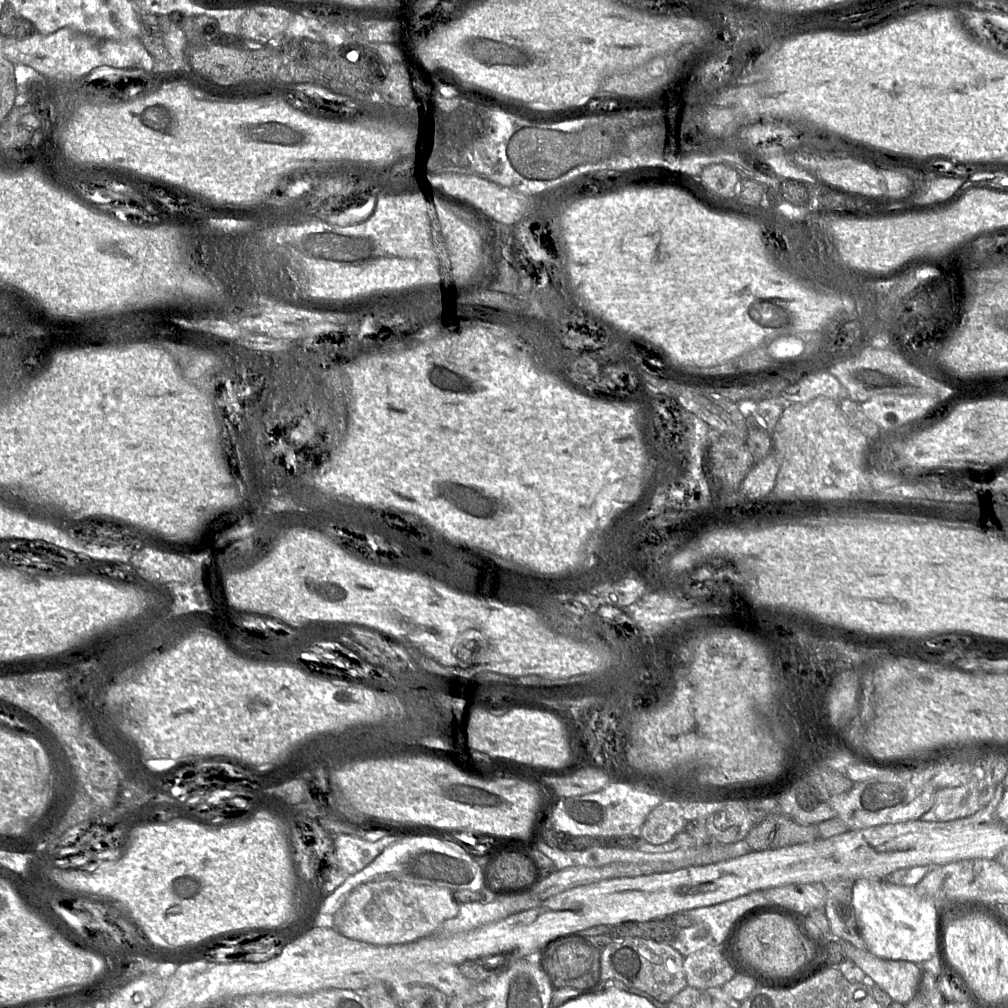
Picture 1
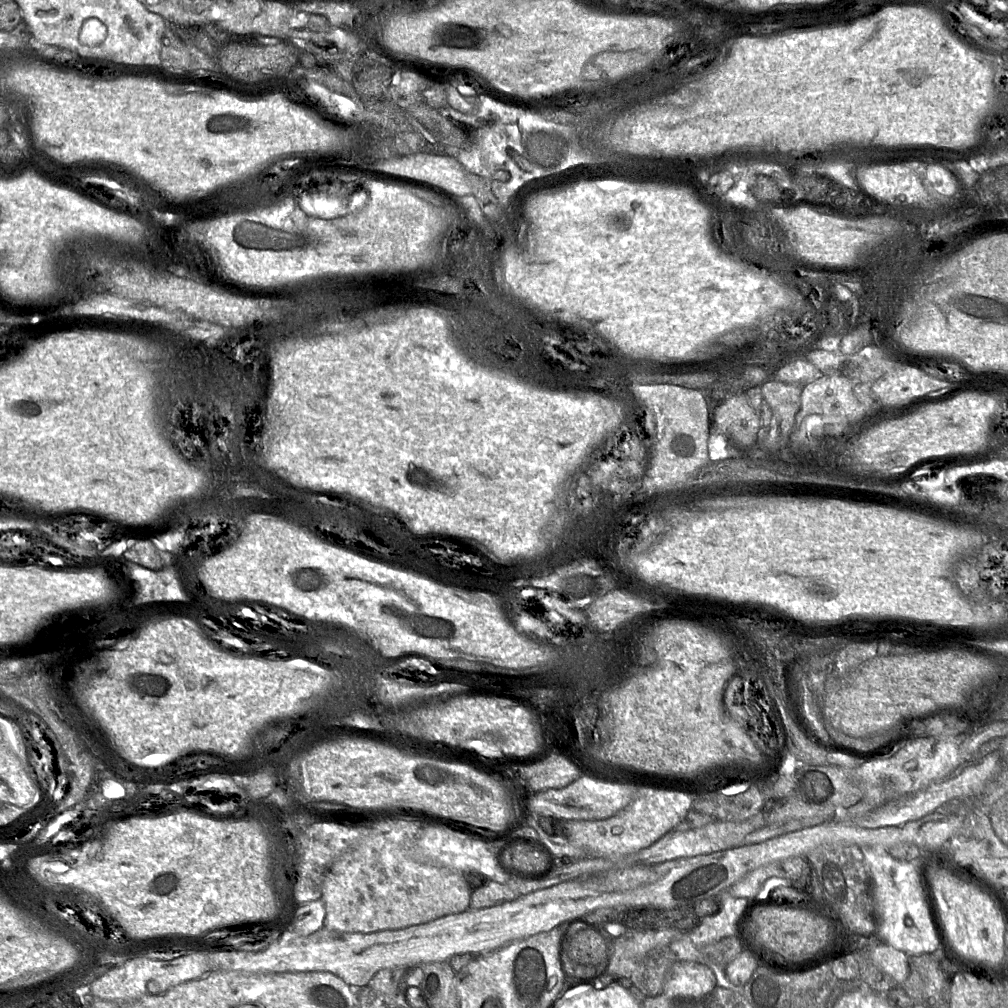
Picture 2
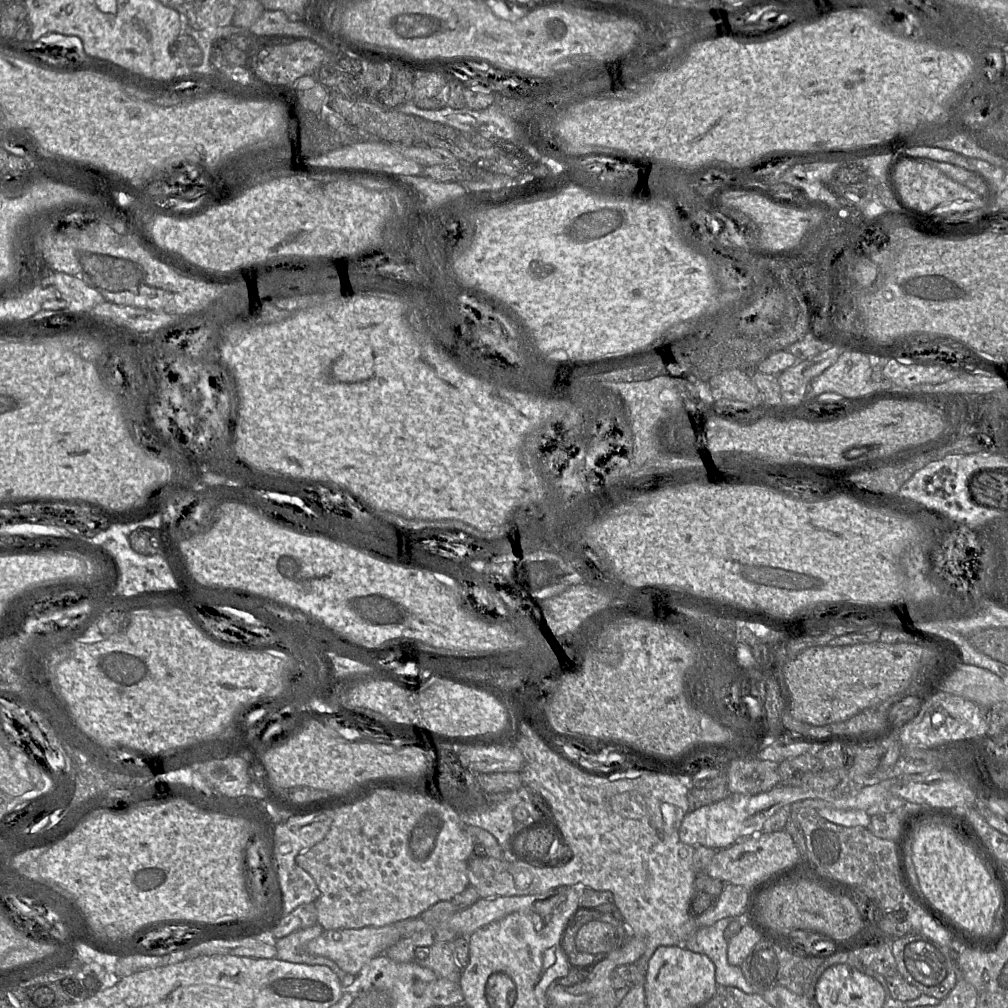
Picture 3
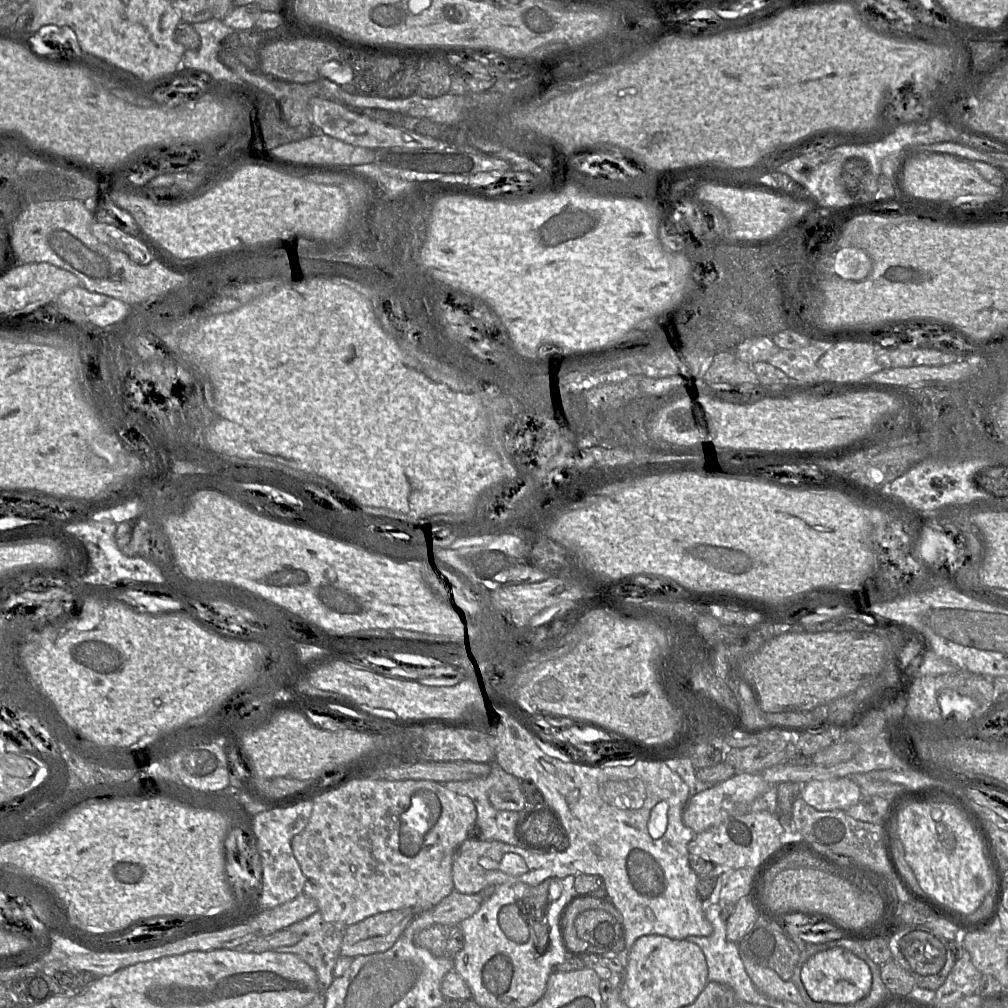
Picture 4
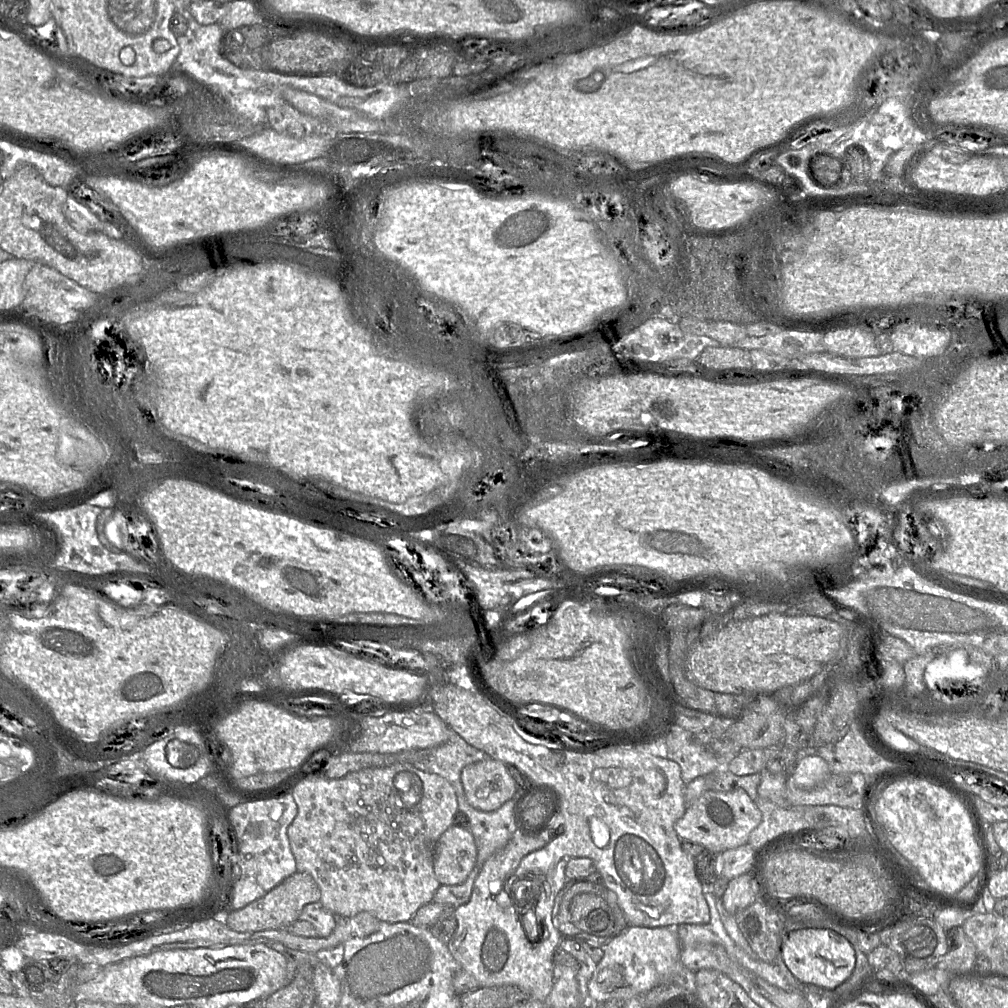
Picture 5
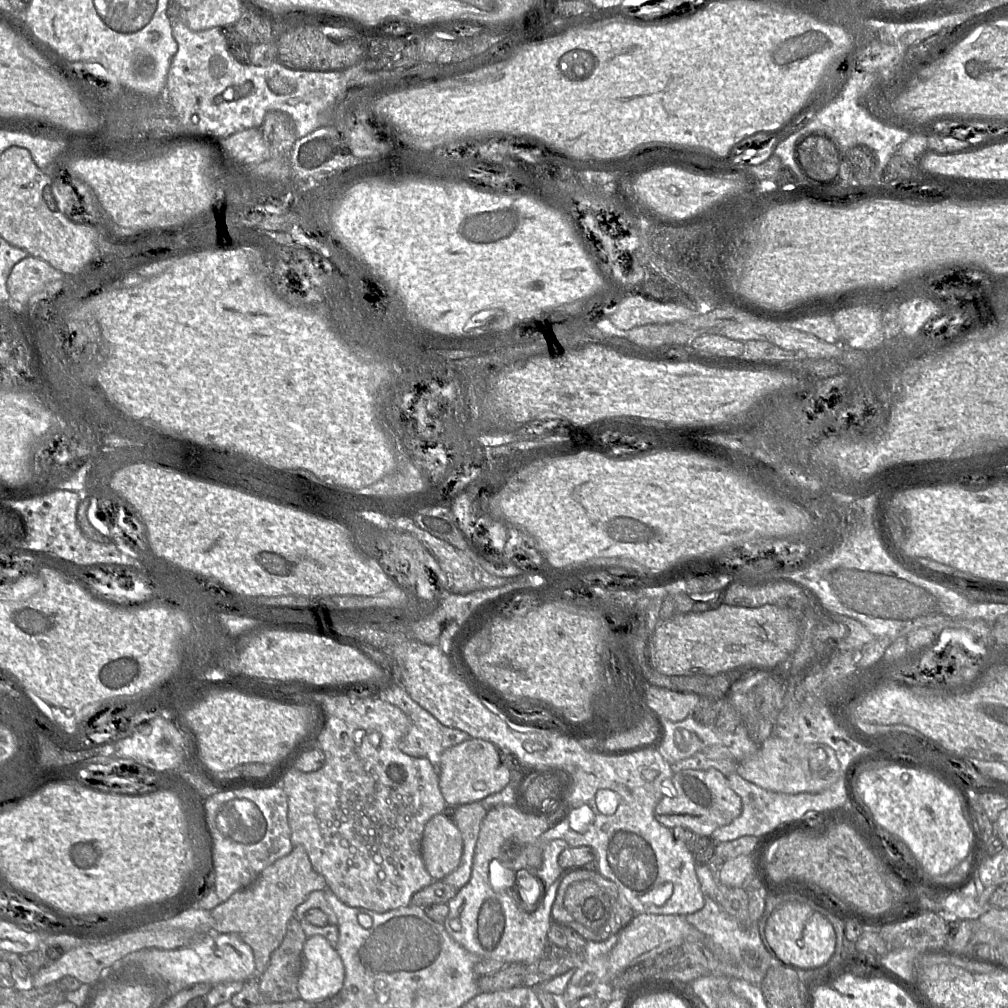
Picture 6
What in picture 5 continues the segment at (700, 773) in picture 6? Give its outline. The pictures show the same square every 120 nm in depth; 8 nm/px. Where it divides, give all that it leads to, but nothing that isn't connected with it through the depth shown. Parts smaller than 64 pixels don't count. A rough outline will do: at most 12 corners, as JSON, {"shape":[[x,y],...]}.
{"shape":[[742,789],[704,792],[675,823],[720,854],[748,843],[762,814]]}

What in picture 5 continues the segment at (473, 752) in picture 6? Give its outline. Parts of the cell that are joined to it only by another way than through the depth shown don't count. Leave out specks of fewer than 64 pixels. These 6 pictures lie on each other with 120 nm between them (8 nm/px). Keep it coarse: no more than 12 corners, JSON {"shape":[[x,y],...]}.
{"shape":[[488,756],[464,767],[467,802],[497,810],[517,791],[507,765]]}

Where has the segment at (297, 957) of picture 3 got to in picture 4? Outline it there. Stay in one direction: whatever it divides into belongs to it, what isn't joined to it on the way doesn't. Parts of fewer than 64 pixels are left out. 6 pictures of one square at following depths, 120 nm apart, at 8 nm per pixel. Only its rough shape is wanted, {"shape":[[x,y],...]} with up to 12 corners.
{"shape":[[320,911],[287,929],[299,941],[275,951],[298,956],[322,990],[334,980],[344,924]]}

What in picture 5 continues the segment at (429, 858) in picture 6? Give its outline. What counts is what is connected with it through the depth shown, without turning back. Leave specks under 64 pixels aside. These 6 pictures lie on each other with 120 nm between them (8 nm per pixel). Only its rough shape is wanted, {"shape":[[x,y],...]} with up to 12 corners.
{"shape":[[453,824],[434,849],[441,884],[462,884],[477,863],[473,834]]}

